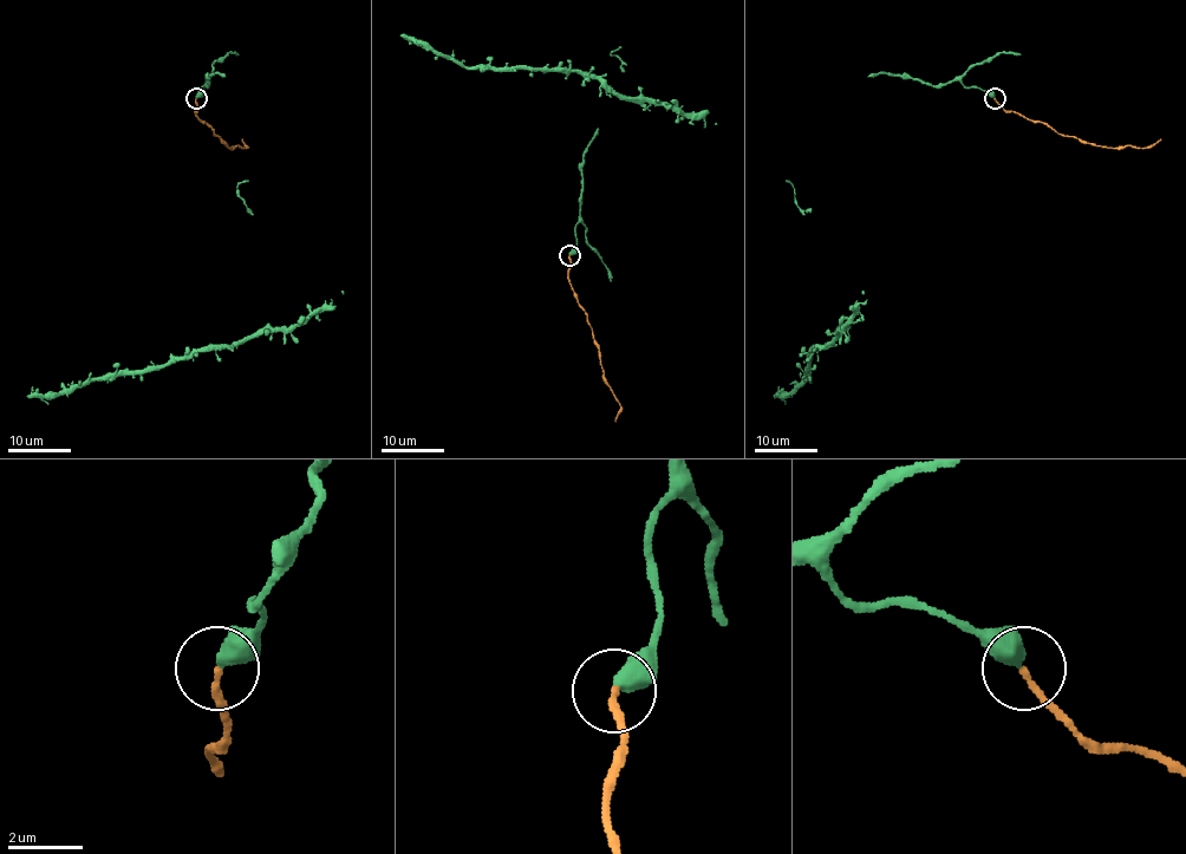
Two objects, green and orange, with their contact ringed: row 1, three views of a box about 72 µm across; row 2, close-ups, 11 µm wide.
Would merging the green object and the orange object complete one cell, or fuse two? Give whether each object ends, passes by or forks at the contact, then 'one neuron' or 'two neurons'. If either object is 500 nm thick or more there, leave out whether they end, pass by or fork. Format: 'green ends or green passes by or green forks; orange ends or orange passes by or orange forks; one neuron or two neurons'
green ends; orange ends; one neuron

